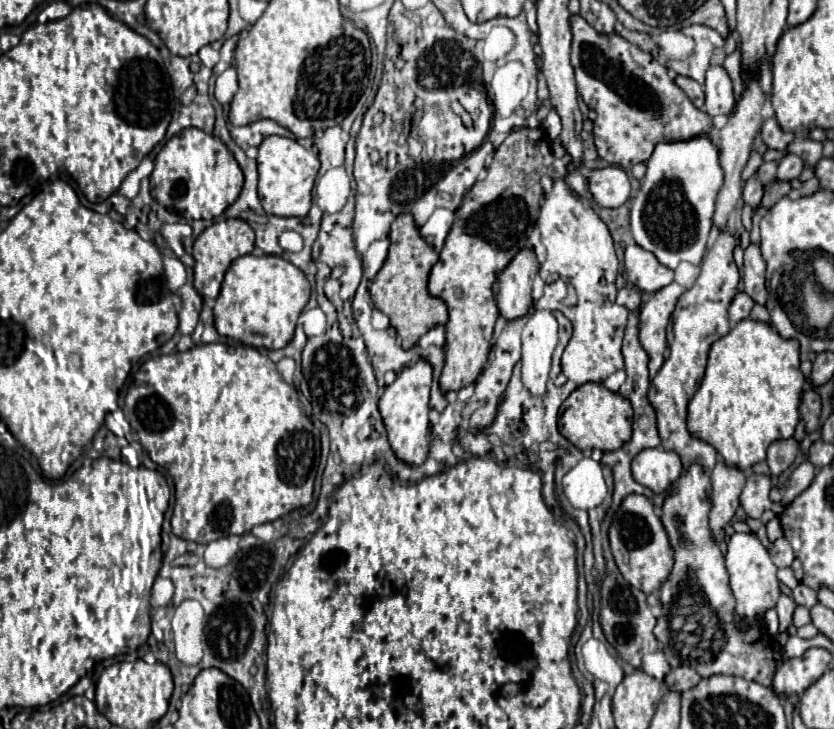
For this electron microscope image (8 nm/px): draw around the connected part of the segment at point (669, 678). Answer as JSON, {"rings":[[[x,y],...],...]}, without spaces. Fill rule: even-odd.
{"rings":[[[676,667],[666,675],[666,685],[670,685],[676,691],[688,691],[700,683],[700,675],[692,667]]]}

